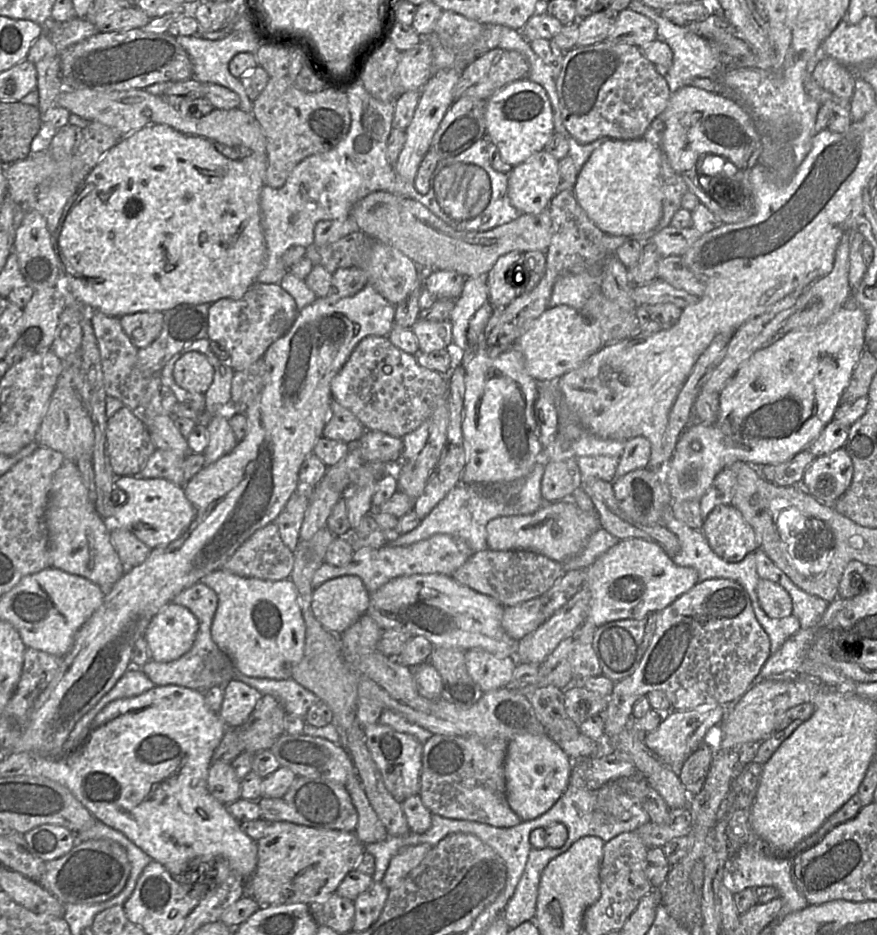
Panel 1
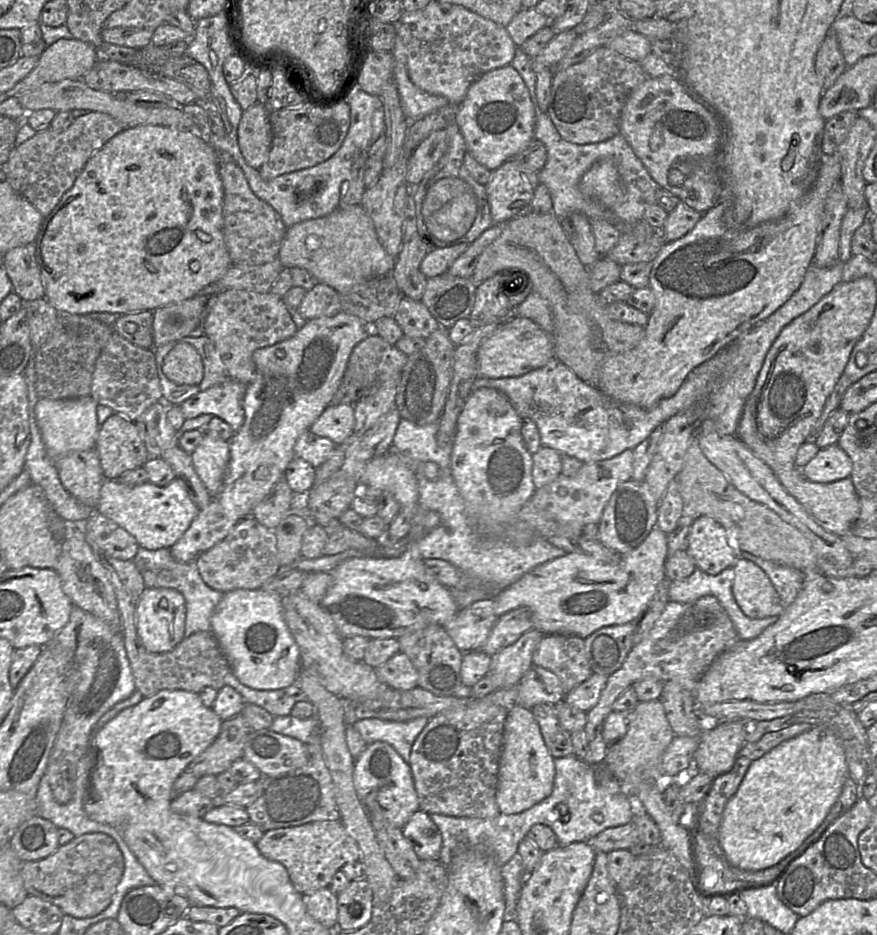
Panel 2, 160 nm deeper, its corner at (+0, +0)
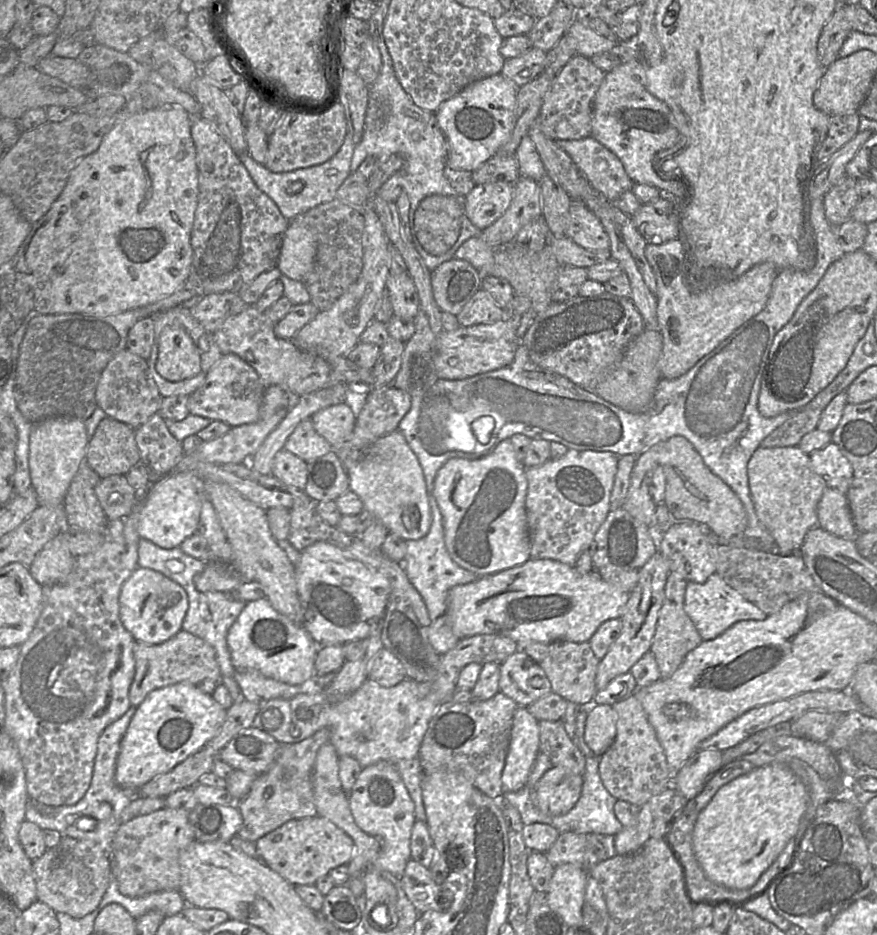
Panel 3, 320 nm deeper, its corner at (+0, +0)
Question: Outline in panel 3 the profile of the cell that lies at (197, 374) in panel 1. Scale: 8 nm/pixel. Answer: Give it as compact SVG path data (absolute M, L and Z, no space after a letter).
M168 325L162 330L156 371L172 382L189 379L202 371L197 348L182 325Z

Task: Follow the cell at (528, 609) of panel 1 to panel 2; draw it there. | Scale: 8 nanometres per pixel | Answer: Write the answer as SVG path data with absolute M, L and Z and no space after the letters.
M494 599L475 602L460 610L444 627L463 653L480 650L487 641L500 617L496 614L495 604Z

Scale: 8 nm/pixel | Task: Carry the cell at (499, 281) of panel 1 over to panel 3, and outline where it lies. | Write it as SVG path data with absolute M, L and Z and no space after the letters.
M480 288L456 315L460 326L489 324L504 319L505 309L492 296Z

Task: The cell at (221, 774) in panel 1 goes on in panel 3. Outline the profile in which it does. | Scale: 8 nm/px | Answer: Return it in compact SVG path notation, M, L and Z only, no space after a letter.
M163 807L123 823L116 831L110 847L112 876L118 882L120 893L137 898L161 891L179 891L179 855L193 840L188 811L183 809Z

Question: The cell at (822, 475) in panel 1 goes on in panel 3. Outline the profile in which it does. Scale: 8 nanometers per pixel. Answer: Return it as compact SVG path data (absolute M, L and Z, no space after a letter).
M831 441L823 448L809 454L809 456L813 471L824 480L828 488L844 493L847 491L853 480L853 467L838 445Z

